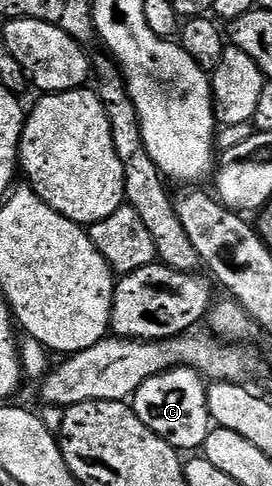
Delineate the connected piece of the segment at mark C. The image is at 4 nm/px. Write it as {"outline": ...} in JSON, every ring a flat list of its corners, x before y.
{"outline":[[174,367,157,377,149,377,141,389,133,396,133,406,137,417,157,437,161,437,180,453,195,453,202,448,212,429,213,420,207,408,208,384,192,367]]}

